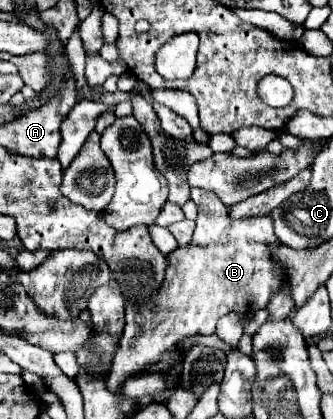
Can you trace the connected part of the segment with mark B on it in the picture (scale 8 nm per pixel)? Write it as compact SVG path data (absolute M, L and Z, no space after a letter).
M191 188L191 200L199 206L195 234L189 246L179 246L171 254L167 254L169 270L165 270L165 278L157 294L151 296L151 302L155 308L141 310L141 306L129 304L125 310L125 330L121 334L121 350L113 358L113 366L107 378L107 388L111 392L117 392L125 378L143 374L149 364L157 362L159 356L165 350L173 348L181 338L191 334L213 334L215 324L221 316L229 312L251 314L259 308L265 308L269 304L273 290L277 290L285 278L285 270L281 270L281 266L273 262L273 254L271 254L271 246L281 244L277 242L277 236L273 234L273 218L251 216L251 218L241 218L233 222L229 206L223 206L217 194L209 190L201 190L201 188Z

